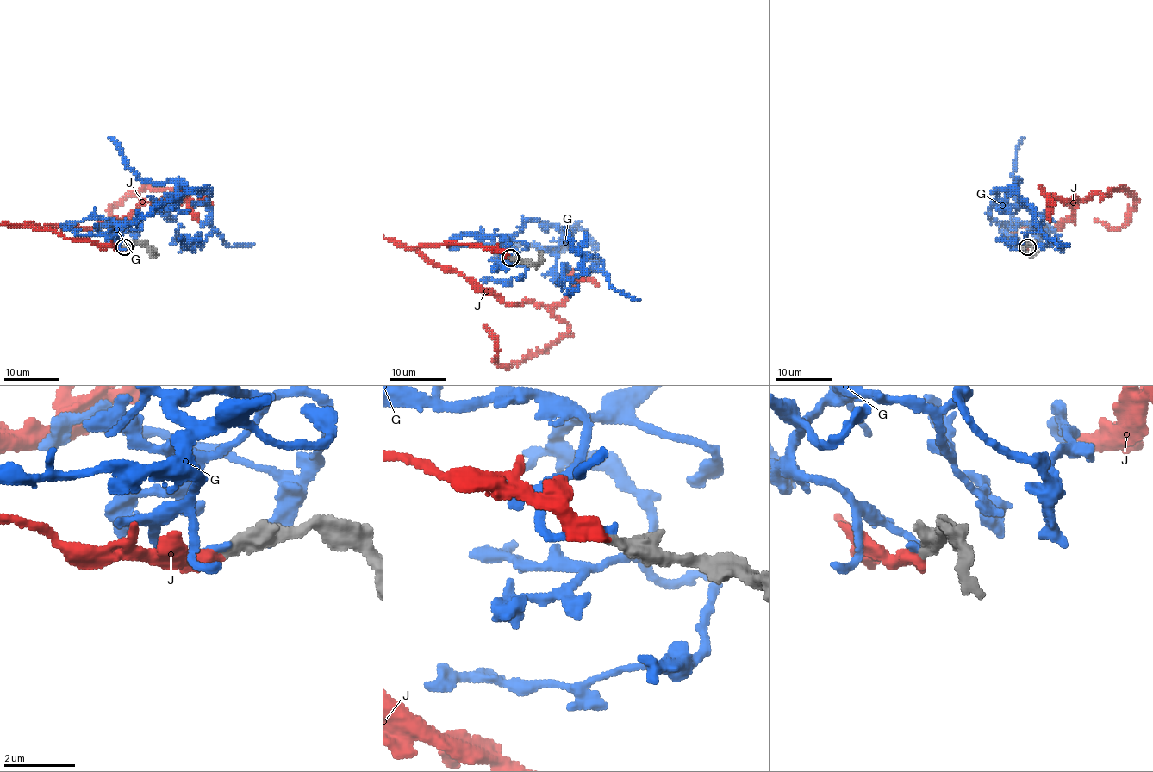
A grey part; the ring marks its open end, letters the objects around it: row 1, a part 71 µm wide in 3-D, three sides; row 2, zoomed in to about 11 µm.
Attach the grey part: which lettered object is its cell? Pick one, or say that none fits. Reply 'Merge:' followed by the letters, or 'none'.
Merge: J

